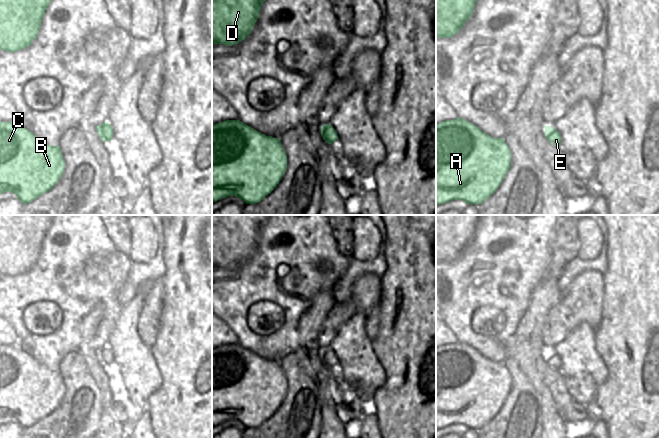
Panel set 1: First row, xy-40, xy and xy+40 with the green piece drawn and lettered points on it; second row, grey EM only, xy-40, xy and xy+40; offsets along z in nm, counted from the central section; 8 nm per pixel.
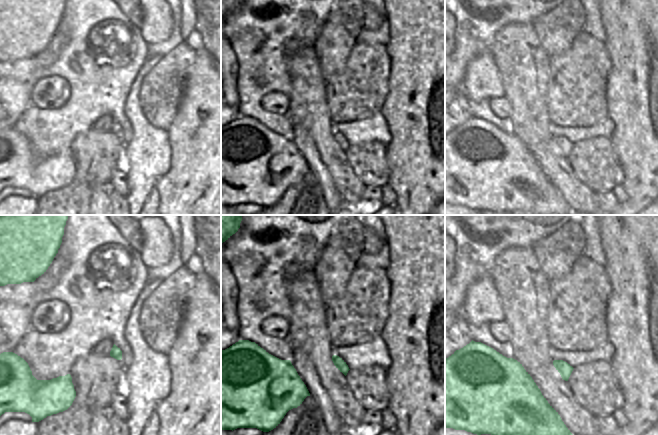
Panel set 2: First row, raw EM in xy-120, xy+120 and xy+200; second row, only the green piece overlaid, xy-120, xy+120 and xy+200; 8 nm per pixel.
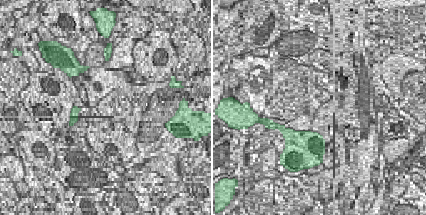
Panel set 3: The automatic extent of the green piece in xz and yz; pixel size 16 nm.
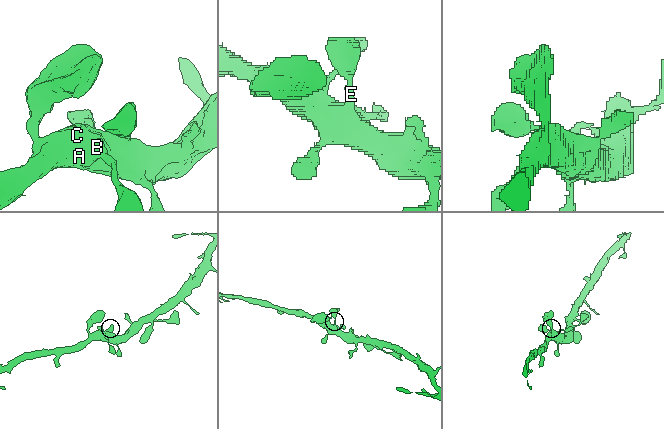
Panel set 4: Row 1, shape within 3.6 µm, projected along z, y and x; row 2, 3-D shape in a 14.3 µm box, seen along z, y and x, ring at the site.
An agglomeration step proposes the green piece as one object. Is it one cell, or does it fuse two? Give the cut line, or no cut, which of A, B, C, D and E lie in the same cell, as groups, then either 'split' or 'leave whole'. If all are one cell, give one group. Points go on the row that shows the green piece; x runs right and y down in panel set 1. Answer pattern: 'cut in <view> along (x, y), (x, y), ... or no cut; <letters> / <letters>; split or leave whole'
no cut; A B C D E; leave whole

